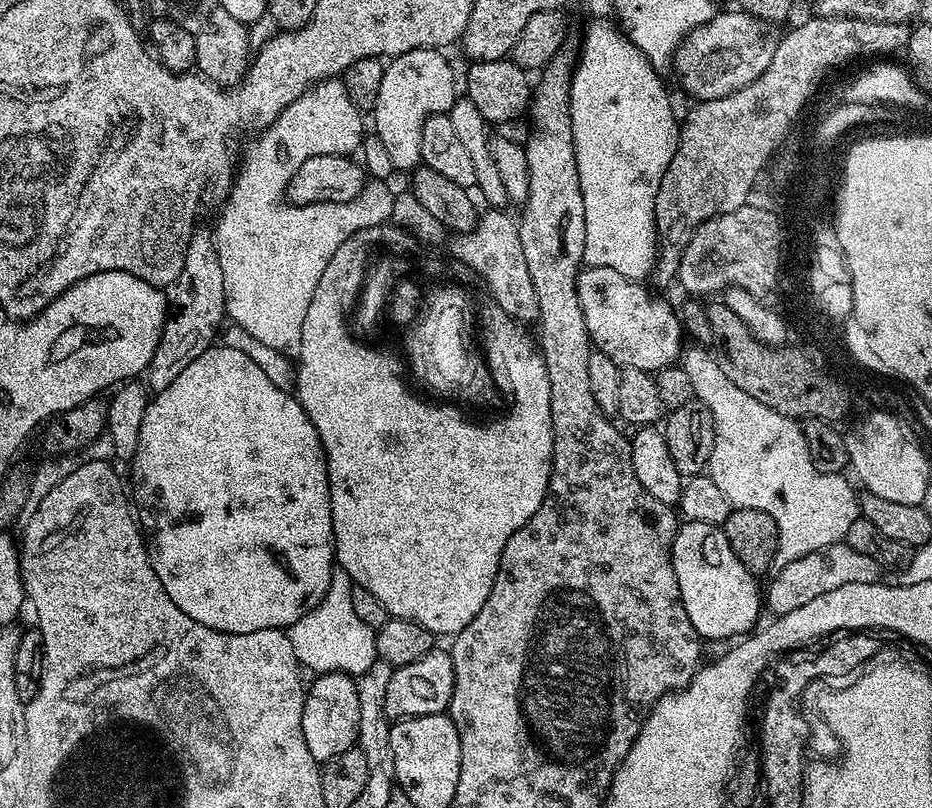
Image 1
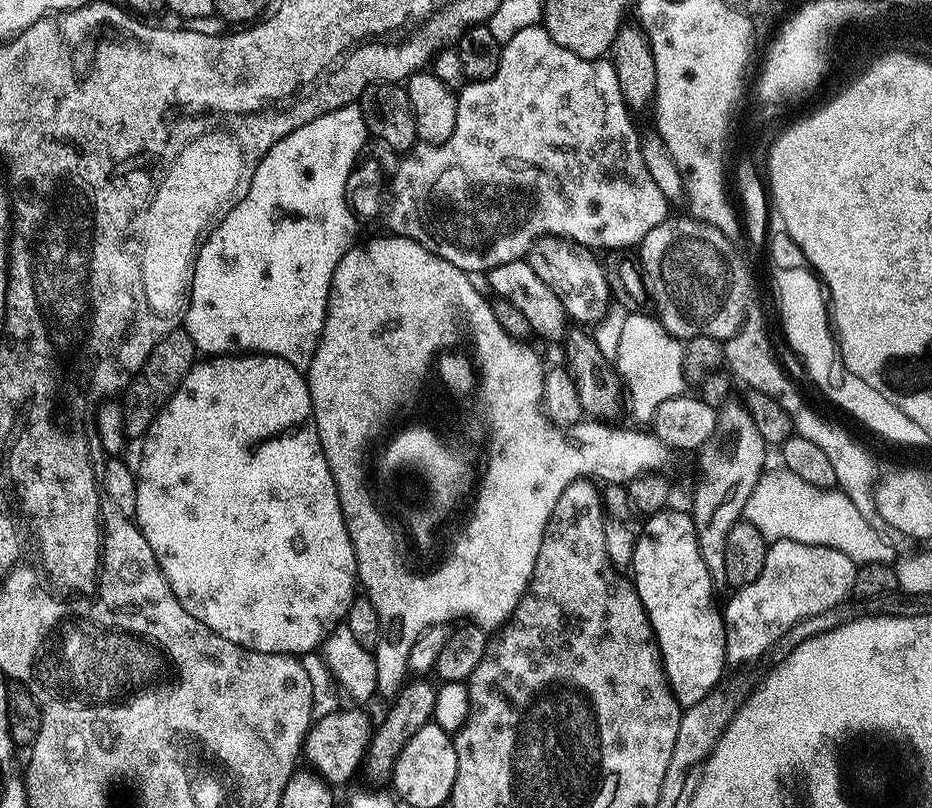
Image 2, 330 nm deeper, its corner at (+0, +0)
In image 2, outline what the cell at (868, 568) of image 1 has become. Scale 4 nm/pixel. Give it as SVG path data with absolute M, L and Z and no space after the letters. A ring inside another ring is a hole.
M793 540L769 543L762 574L750 586L735 589L728 605L723 605L727 659L742 664L763 657L795 623L849 599L857 567L842 550L830 546L796 544Z

